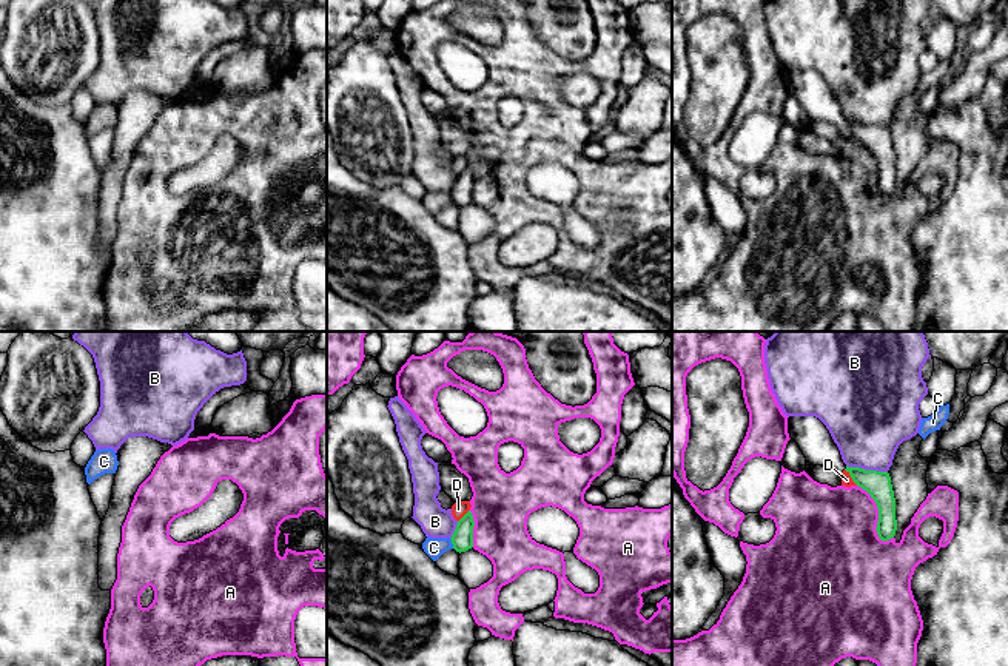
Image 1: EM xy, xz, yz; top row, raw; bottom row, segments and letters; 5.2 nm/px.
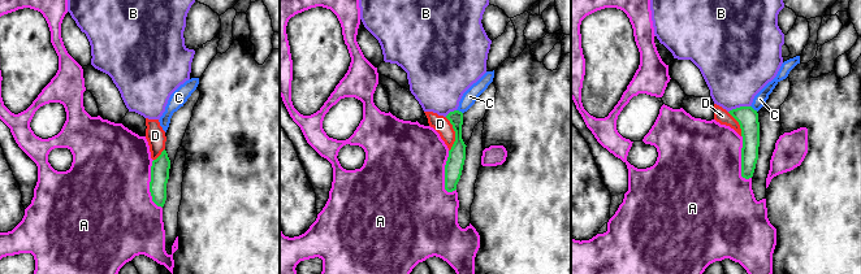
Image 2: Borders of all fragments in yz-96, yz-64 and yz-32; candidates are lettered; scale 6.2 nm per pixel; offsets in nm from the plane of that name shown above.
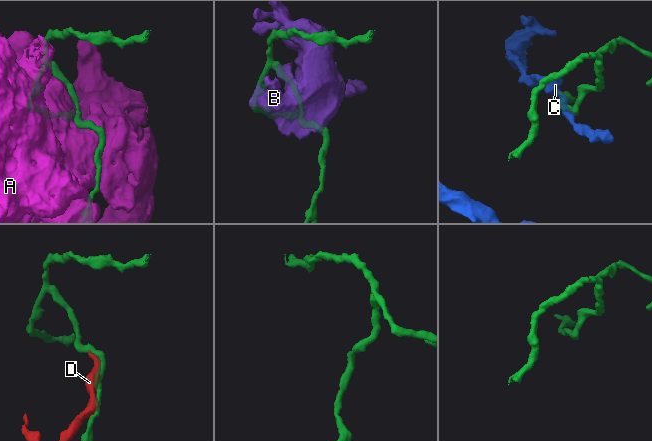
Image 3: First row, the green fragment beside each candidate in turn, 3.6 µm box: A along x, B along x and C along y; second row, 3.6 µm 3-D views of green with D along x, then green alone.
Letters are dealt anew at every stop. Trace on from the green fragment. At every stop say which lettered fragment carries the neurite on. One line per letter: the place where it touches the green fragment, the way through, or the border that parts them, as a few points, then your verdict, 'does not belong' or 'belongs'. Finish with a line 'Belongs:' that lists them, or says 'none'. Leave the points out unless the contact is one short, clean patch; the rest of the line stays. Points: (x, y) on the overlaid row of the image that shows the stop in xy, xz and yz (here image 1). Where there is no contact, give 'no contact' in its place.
A: contact yz (879, 517); does not belong
B: contact yz (866, 470); does not belong
C: contact xz (452, 543); border xz (449, 538), (453, 548); does not belong
D: contact yz (851, 477); does not belong
Belongs: none

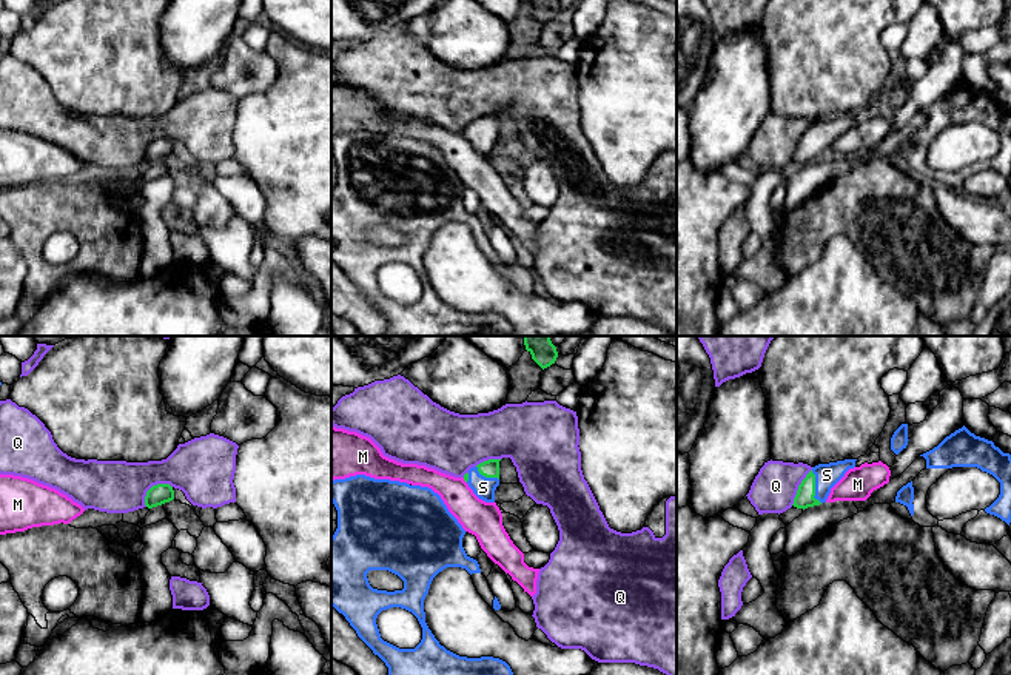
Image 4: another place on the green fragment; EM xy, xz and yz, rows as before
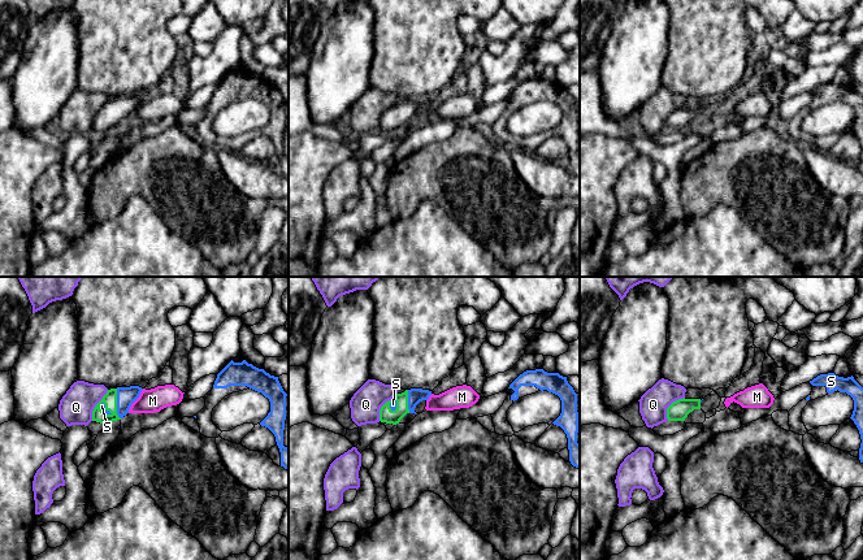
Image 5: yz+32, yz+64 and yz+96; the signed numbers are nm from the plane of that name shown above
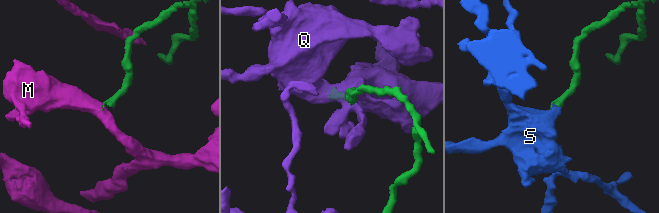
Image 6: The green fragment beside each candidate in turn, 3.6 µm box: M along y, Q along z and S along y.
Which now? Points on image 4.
M: contact xz (464, 480); does not belong
Q: contact xy (153, 486); does not belong
S: contact yz (814, 487); way yz (805, 495), (814, 487), (826, 475); belongs
Belongs: S

